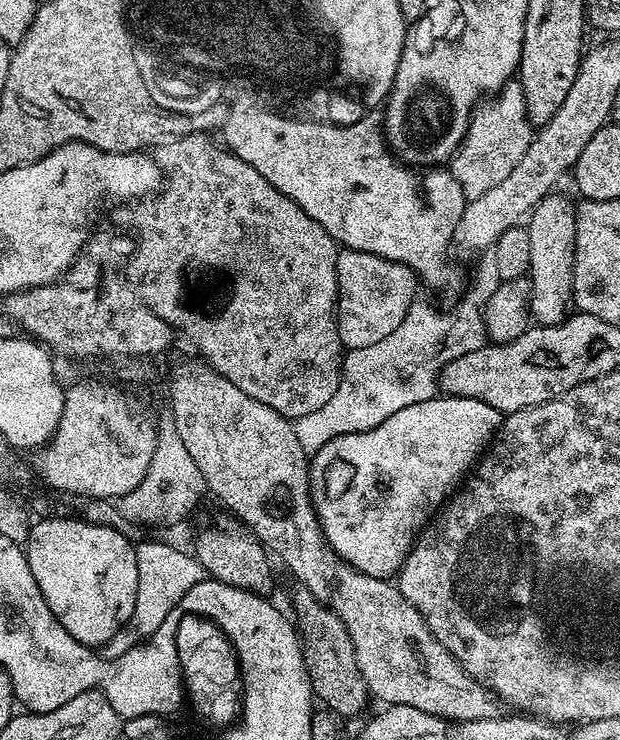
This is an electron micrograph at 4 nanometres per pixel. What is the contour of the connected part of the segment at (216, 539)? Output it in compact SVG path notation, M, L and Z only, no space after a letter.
M223 515L210 521L208 528L197 534L194 549L196 559L204 565L204 571L211 579L226 582L226 586L245 588L258 596L271 597L273 561L268 549L245 524L231 515Z

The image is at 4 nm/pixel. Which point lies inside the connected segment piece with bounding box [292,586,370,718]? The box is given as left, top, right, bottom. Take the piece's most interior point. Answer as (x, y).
(333, 670)

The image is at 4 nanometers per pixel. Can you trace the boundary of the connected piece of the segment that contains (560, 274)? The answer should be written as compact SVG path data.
M550 194L542 198L542 202L538 202L538 206L526 221L530 234L530 279L532 281L530 316L540 326L562 323L573 307L576 204L568 201L564 196L556 195Z

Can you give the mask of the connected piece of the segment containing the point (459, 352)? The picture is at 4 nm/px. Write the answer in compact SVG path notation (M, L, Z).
M488 254L476 268L476 277L472 280L472 289L456 304L453 312L439 312L428 304L417 302L410 306L406 318L397 326L382 342L374 342L374 346L362 346L345 351L340 366L340 381L338 390L334 390L334 398L322 406L314 414L306 414L302 419L295 421L294 427L298 434L298 442L302 442L304 451L314 454L322 446L339 436L345 436L351 432L366 432L374 430L390 414L398 414L398 410L406 410L406 406L425 404L437 395L440 382L440 371L450 362L462 358L464 354L470 354L474 350L485 347L486 333L484 330L484 307L490 302L490 296L500 285L498 266L494 266L494 258Z

